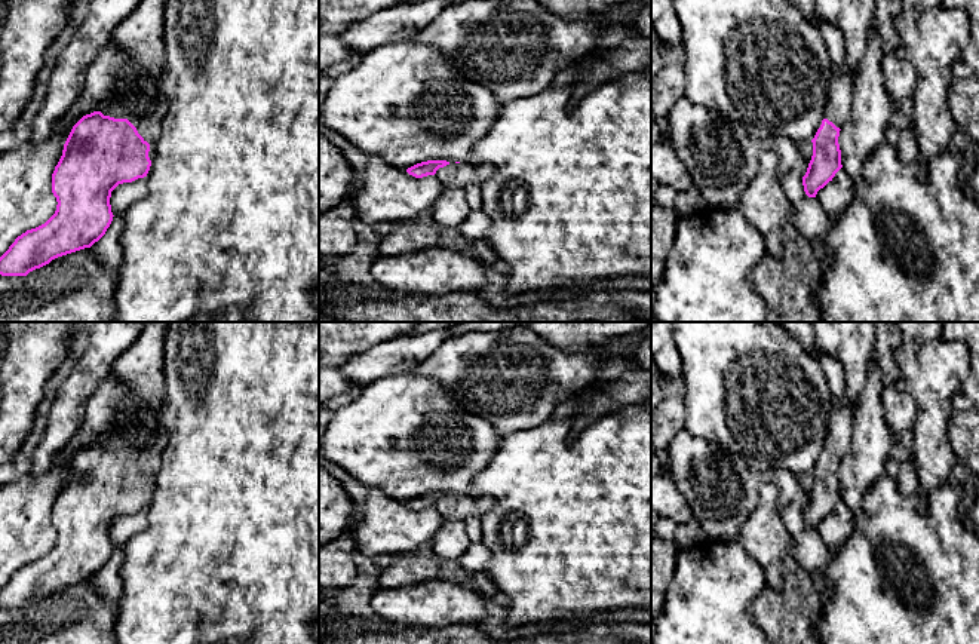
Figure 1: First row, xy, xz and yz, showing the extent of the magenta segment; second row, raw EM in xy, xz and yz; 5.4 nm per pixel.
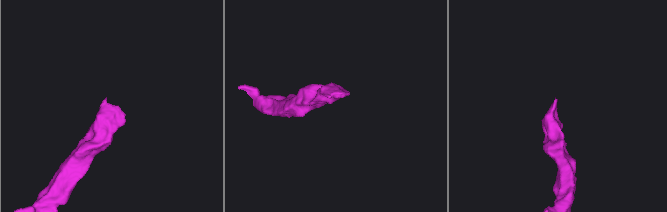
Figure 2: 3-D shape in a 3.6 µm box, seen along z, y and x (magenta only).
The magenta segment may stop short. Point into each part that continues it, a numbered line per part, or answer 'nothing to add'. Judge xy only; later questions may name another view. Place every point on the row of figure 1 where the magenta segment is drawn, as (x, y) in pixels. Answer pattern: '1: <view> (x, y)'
1: xy (141, 34)

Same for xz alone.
1: xz (460, 175)

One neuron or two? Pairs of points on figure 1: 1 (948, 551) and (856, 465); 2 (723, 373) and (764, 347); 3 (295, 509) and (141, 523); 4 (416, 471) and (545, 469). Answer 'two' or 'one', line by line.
1: two
2: one
3: two
4: two

